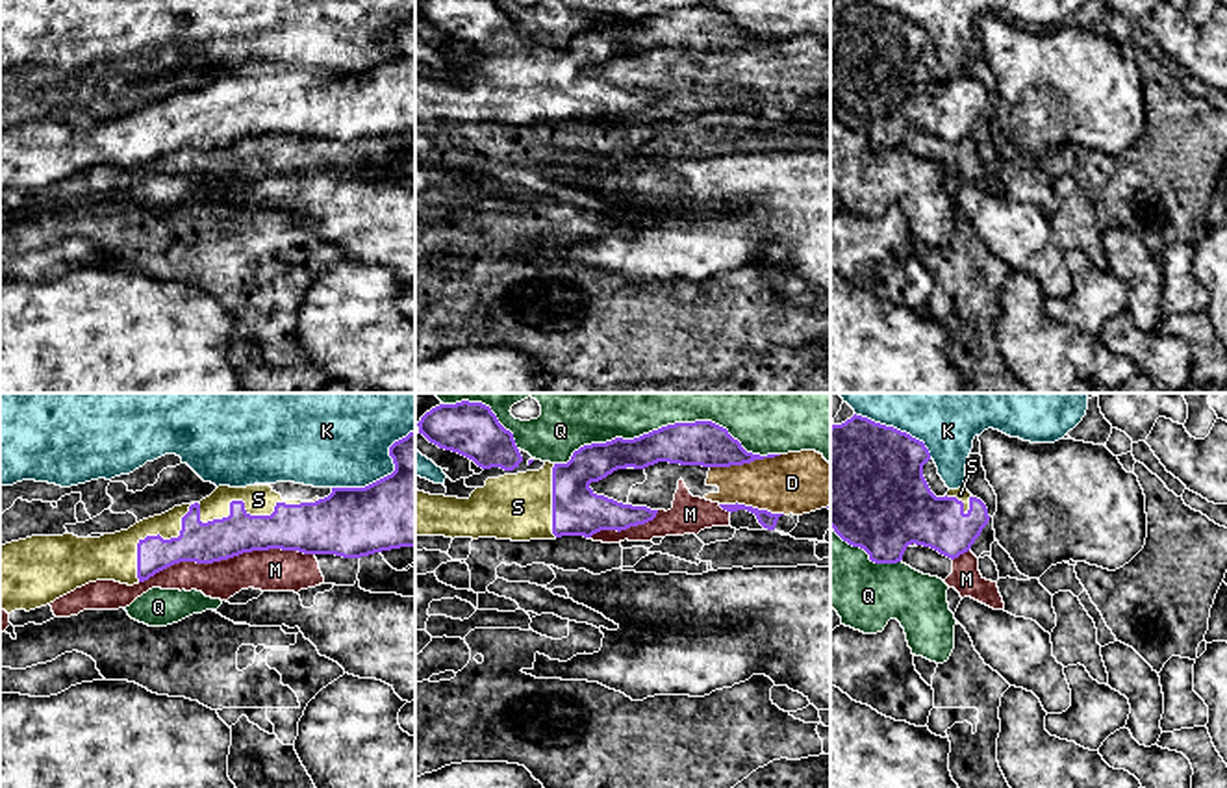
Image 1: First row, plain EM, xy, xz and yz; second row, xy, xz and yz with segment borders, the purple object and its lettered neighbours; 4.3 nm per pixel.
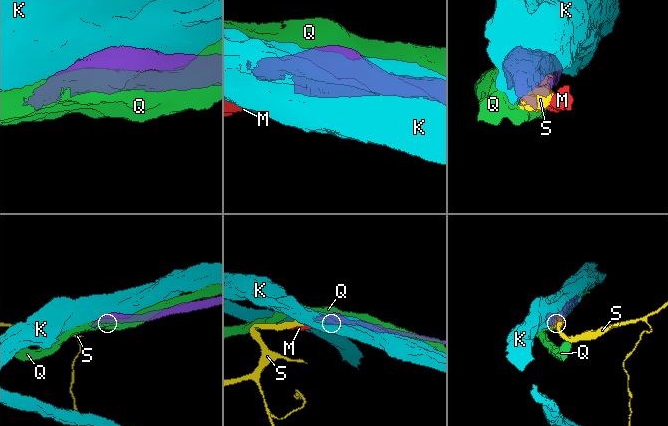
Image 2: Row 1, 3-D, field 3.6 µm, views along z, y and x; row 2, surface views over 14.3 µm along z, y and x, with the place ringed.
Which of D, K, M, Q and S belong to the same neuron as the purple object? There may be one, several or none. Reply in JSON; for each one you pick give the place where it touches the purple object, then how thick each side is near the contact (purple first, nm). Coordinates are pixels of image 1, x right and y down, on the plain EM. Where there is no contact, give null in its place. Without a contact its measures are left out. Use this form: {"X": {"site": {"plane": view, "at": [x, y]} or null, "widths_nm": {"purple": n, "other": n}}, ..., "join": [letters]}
{"S": {"site": {"plane": "xy", "at": [204, 108]}, "widths_nm": {"purple": 180, "other": 120}}, "join": ["S"]}

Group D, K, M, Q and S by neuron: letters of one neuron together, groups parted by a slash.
D M / K / Q / S

